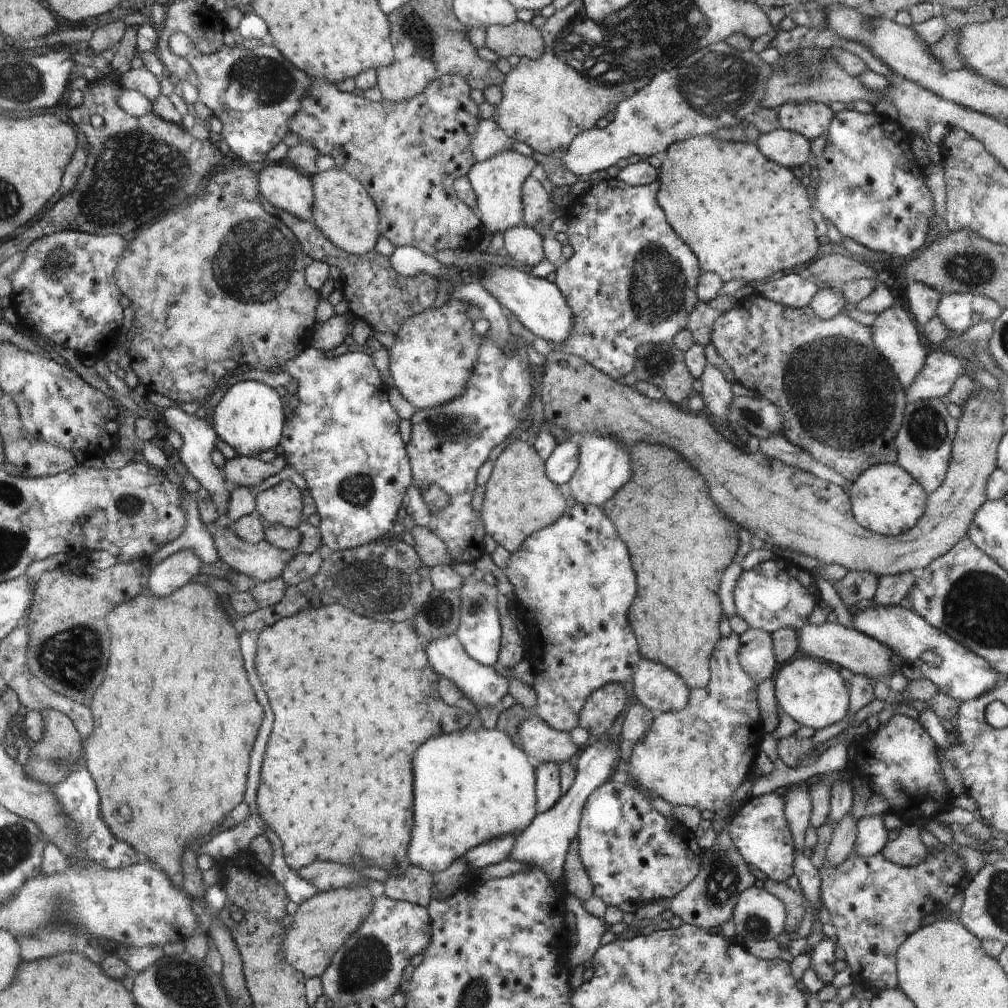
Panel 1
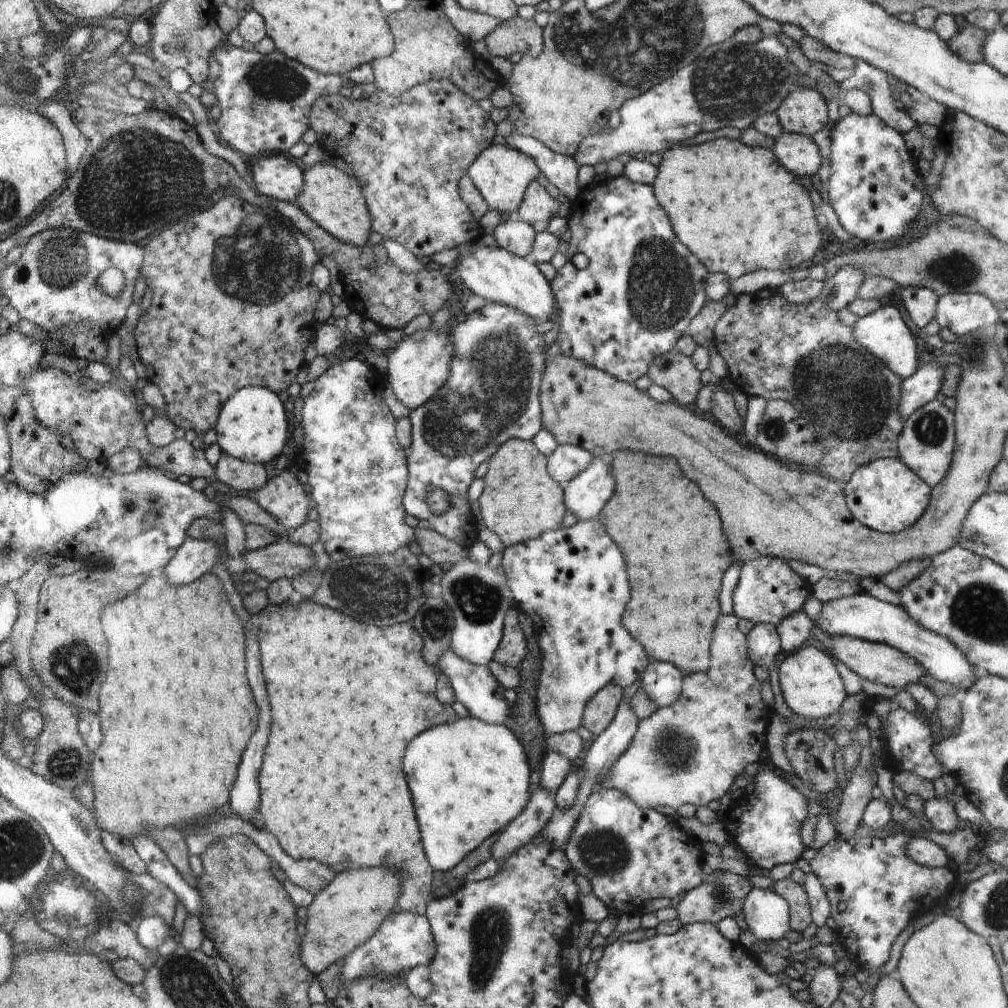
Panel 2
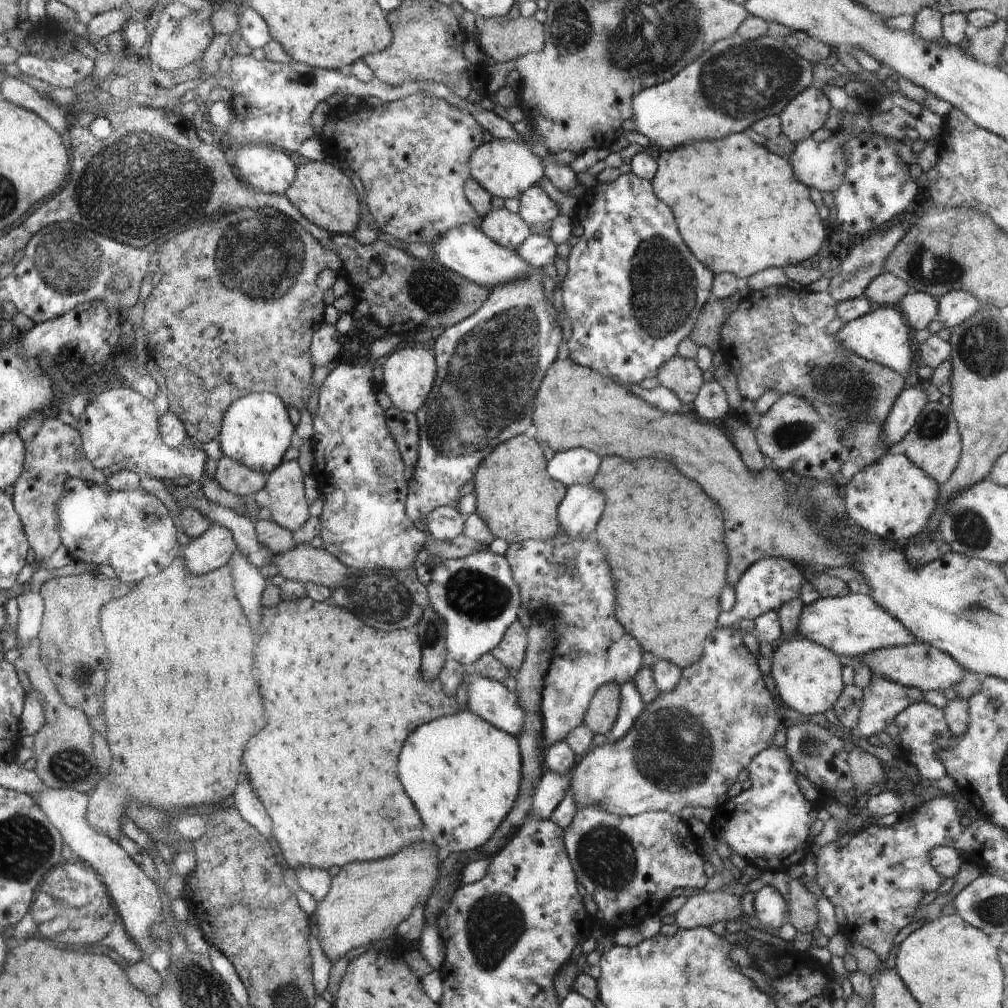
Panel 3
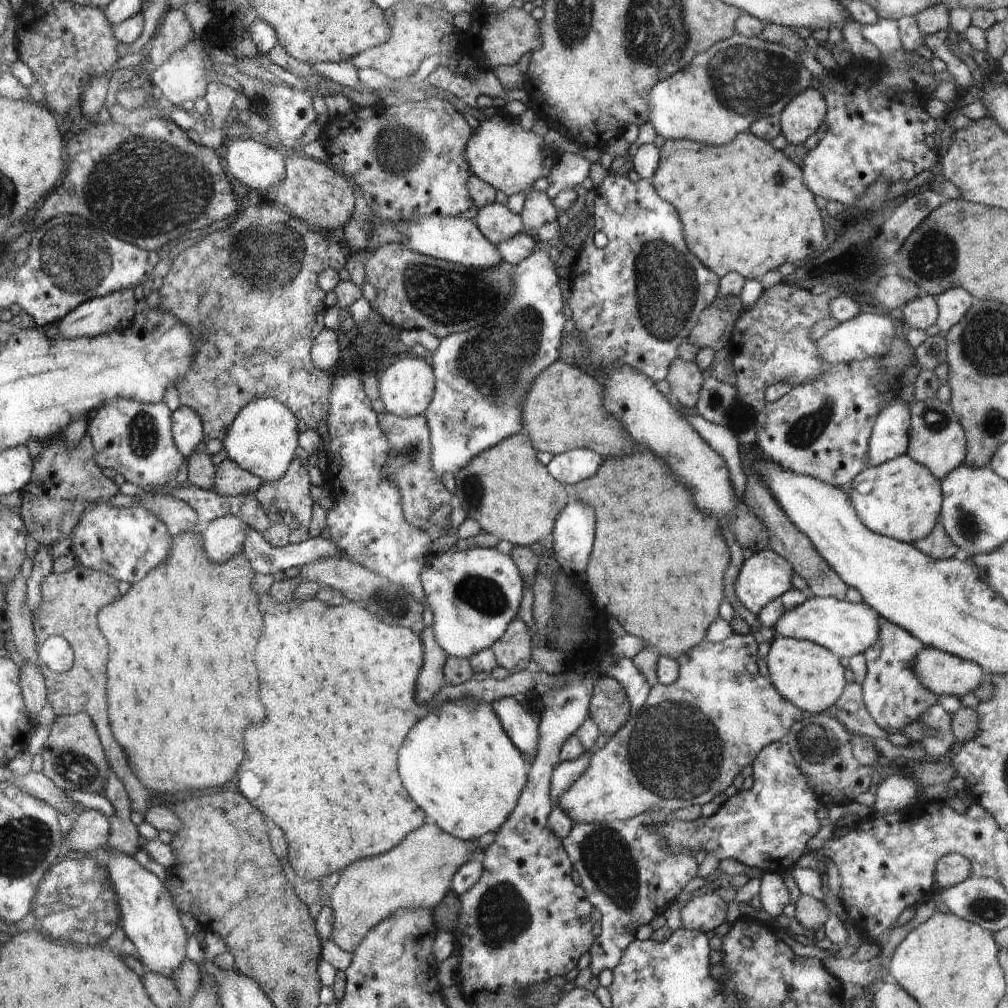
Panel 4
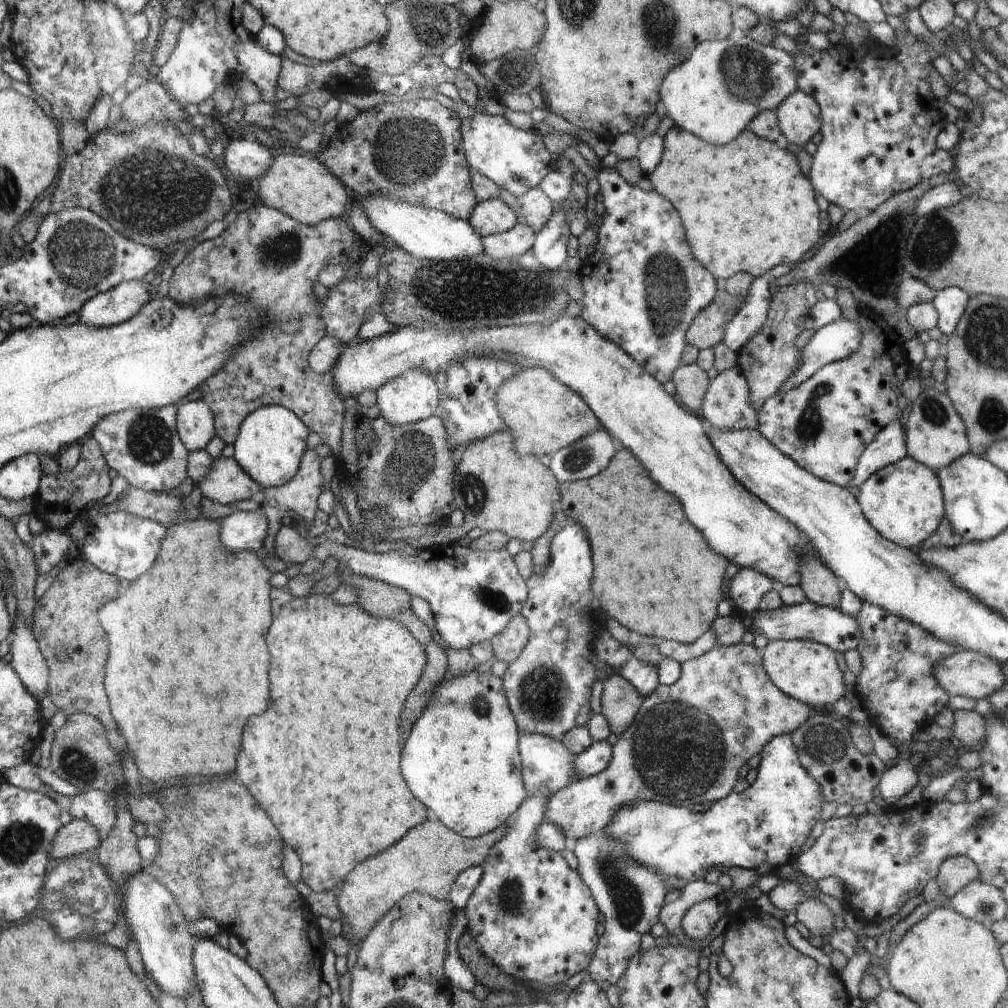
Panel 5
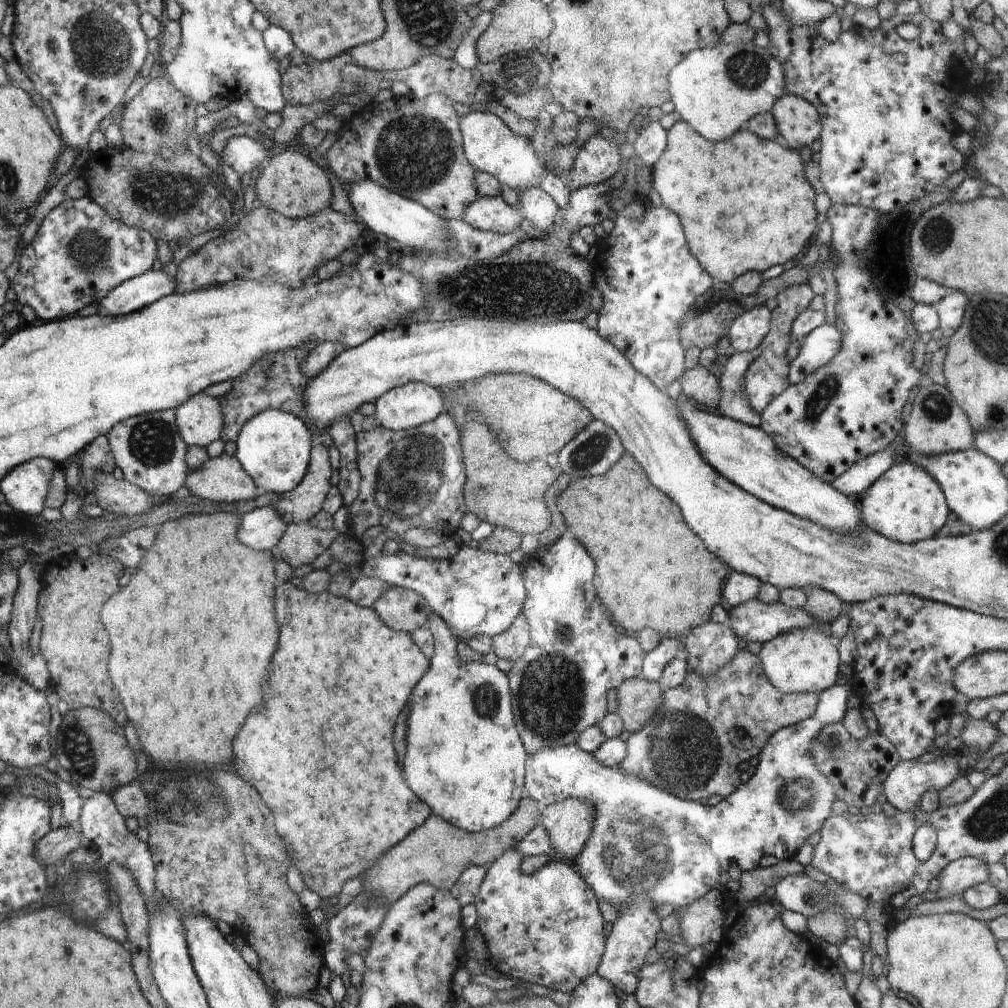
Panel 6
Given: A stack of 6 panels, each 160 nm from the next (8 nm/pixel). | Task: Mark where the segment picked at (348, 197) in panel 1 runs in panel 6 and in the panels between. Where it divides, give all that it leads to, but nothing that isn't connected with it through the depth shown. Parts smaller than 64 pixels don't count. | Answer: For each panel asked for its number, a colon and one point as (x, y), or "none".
2: (334, 201)
3: (323, 194)
4: (312, 192)
5: (301, 187)
6: (291, 184)

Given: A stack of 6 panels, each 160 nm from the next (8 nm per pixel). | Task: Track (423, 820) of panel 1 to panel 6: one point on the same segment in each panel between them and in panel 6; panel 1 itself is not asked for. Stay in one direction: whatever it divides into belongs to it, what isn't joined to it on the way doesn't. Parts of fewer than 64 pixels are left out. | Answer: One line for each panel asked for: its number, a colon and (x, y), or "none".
2: (470, 778)
3: (464, 774)
4: (460, 766)
5: (463, 760)
6: (465, 759)

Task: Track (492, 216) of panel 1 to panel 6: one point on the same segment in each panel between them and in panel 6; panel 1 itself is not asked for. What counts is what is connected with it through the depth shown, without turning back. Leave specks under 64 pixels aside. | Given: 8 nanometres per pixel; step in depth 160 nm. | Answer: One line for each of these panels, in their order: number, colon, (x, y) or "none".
2: (501, 173)
3: (505, 168)
4: (511, 159)
5: (515, 159)
6: (489, 143)

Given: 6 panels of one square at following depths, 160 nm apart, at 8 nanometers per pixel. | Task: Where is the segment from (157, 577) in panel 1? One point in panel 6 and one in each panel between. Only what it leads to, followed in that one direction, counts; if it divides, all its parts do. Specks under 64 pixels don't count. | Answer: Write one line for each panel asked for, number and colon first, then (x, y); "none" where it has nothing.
2: (196, 557)
3: (213, 549)
4: (224, 537)
5: (240, 531)
6: (263, 528)

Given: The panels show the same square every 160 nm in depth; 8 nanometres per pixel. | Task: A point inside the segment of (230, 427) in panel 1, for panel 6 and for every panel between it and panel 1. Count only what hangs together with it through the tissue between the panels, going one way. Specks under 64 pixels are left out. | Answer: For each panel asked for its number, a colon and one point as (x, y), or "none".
2: (252, 426)
3: (256, 430)
4: (263, 438)
5: (271, 441)
6: (274, 447)

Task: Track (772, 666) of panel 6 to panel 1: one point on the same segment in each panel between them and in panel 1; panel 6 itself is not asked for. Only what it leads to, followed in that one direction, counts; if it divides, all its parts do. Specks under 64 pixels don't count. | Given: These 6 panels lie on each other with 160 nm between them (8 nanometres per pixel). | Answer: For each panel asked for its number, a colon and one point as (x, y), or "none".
1: (813, 693)
2: (811, 686)
3: (808, 678)
4: (808, 675)
5: (807, 671)

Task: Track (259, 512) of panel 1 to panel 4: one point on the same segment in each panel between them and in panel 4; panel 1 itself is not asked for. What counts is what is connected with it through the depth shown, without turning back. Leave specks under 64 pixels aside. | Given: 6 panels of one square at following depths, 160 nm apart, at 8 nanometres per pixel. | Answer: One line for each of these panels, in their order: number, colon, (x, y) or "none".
2: (283, 497)
3: (282, 500)
4: (294, 486)

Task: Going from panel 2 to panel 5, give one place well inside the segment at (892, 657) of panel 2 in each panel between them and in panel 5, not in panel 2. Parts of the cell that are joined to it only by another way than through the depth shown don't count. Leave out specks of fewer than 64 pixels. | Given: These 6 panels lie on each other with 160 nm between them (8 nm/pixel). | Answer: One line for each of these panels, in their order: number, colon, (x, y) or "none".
3: (918, 665)
4: (942, 673)
5: (968, 674)

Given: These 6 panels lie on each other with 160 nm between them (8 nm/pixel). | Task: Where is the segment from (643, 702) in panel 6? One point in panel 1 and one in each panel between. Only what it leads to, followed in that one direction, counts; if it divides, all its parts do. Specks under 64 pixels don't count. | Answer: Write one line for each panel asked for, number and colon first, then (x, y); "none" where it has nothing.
1: (600, 711)
2: (599, 714)
3: (602, 715)
4: (609, 706)
5: (620, 702)

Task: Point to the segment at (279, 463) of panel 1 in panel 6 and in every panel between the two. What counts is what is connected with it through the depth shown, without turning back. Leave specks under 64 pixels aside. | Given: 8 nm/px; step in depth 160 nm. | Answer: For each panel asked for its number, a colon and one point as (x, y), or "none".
2: (245, 476)
3: (236, 477)
4: (231, 480)
5: (227, 482)
6: (222, 479)

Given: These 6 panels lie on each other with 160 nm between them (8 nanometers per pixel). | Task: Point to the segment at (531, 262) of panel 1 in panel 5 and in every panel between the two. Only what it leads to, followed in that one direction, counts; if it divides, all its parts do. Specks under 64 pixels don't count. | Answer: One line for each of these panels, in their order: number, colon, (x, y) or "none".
2: (517, 236)
3: (509, 229)
4: (496, 221)
5: (490, 217)

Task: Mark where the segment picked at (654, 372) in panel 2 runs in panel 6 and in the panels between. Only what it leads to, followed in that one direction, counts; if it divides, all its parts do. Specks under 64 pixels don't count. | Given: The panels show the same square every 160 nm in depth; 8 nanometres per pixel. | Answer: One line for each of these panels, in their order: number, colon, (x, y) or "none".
3: (682, 376)
4: (685, 378)
5: (691, 382)
6: (698, 384)

